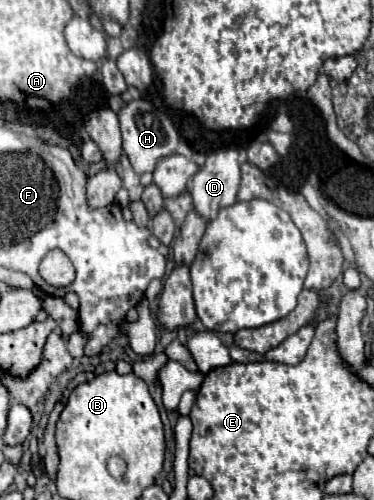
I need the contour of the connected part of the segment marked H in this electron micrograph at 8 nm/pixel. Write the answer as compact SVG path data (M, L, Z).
M132 100L120 110L118 118L120 118L120 128L122 128L122 138L124 138L124 152L130 158L136 174L152 172L160 158L166 158L176 152L178 142L180 142L176 126L172 124L172 120L166 114L156 110L150 102Z

